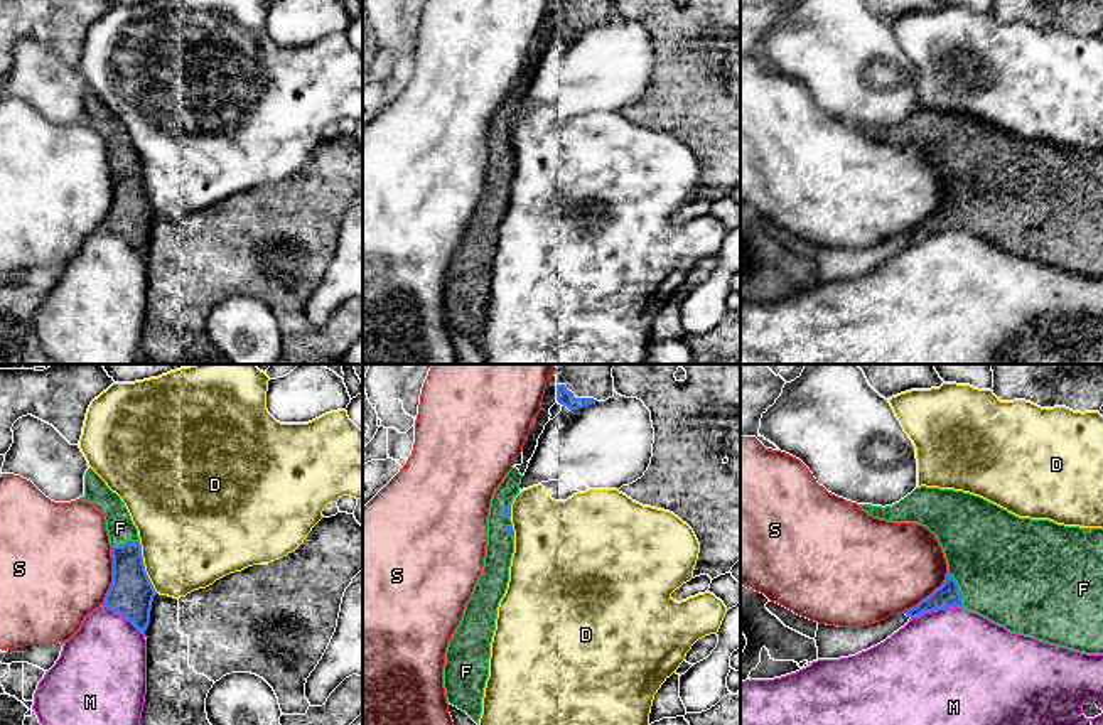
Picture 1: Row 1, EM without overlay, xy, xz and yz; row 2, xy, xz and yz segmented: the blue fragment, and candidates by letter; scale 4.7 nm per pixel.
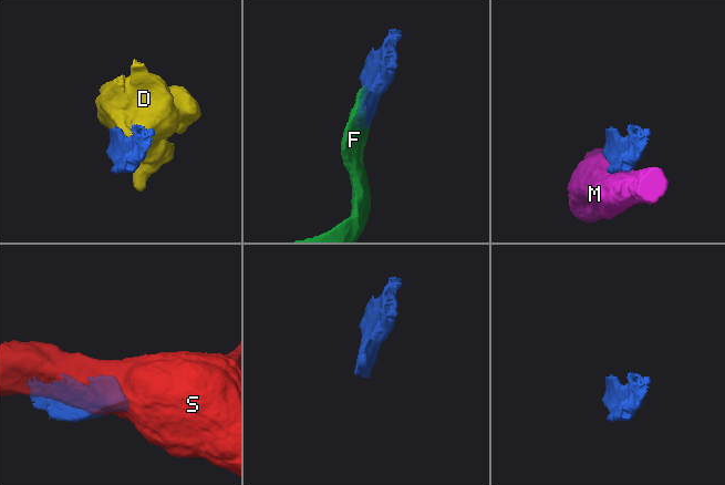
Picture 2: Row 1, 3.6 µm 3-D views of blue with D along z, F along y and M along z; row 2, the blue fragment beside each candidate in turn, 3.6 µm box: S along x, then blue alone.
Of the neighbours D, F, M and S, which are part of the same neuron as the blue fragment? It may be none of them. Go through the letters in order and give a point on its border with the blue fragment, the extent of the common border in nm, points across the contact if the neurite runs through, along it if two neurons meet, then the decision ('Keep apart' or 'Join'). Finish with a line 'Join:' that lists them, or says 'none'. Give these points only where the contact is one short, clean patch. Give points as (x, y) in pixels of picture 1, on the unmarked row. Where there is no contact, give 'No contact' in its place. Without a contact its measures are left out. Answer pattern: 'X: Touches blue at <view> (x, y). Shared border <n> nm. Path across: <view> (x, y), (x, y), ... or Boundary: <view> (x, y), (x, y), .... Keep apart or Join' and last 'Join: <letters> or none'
D: Touches blue at xy (144, 189). Shared border 280 nm. Keep apart
F: Touches blue at yz (958, 211). Shared border 190 nm. Join
M: Touches blue at yz (936, 231). Shared border 260 nm. Keep apart
S: Touches blue at xy (113, 198). Shared border 280 nm. Keep apart
Join: F

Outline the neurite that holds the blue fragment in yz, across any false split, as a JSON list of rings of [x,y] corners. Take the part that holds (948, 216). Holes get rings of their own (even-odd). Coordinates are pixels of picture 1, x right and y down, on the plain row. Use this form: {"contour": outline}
{"contour": [[[926,108],[892,128],[858,128],[879,142],[923,147],[943,170],[946,202],[916,229],[902,234],[907,239],[963,229],[1010,255],[1086,277],[1103,277],[1103,150],[1019,140],[980,118]]]}

